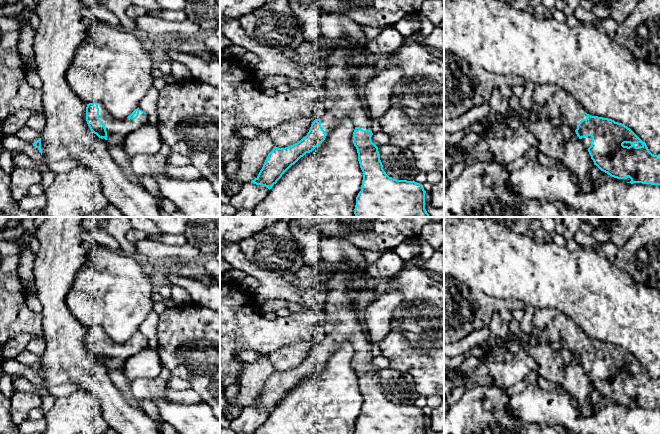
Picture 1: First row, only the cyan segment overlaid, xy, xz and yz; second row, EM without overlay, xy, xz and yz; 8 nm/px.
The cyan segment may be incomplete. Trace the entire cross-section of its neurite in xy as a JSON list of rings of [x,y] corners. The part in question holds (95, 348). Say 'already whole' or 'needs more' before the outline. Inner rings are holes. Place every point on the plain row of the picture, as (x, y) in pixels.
needs more; [[[89,327],[86,331],[86,345],[90,354],[99,362],[105,363],[108,368],[123,368],[125,362],[139,351],[145,349],[148,341],[145,336],[135,333],[127,342],[116,343],[110,339],[100,327]]]

